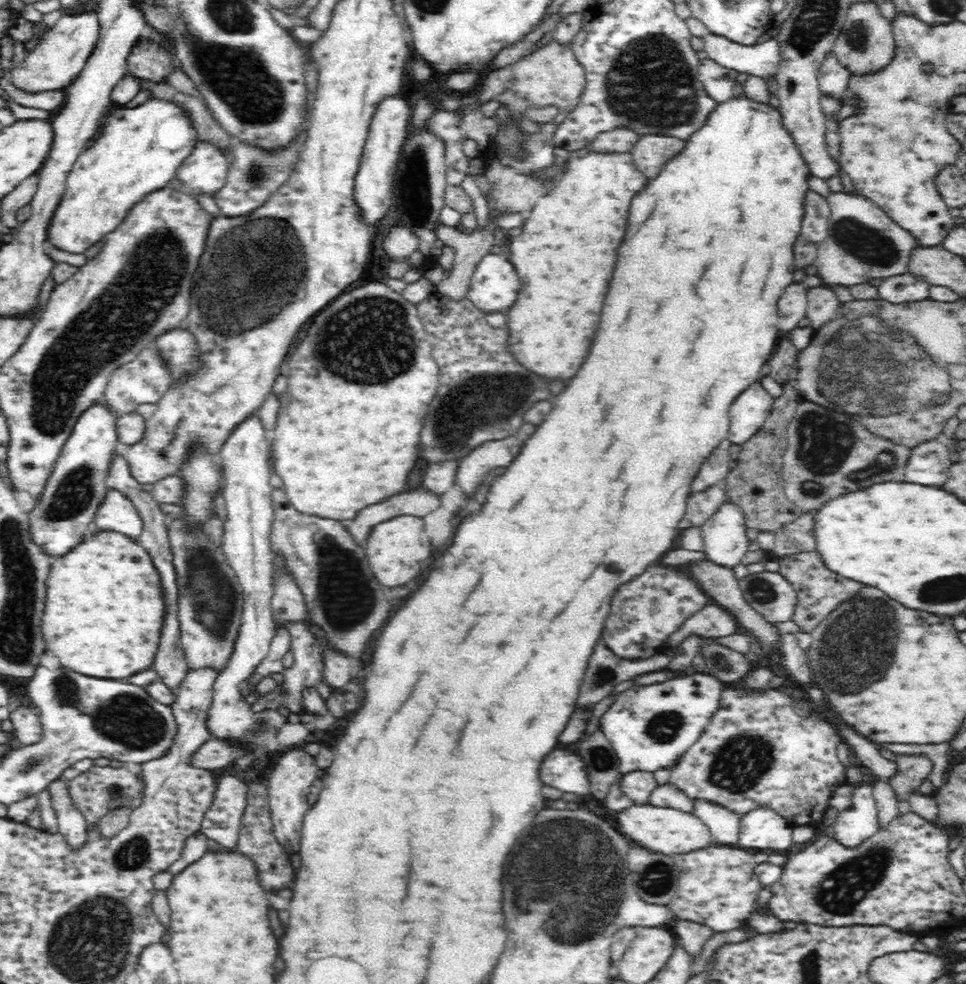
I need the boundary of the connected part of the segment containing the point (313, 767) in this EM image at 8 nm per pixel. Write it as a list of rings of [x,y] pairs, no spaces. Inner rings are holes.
[[[301,749],[286,750],[278,758],[278,762],[272,768],[271,777],[268,778],[267,796],[273,822],[273,831],[277,841],[284,845],[286,851],[291,855],[298,853],[301,845],[301,830],[305,814],[310,810],[310,804],[306,795],[310,792],[310,786],[317,779],[318,771],[314,756]]]

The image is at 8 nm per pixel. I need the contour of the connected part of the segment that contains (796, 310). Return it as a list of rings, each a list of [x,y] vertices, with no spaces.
[[[801,282],[789,284],[777,304],[778,320],[776,329],[786,334],[798,326],[807,313],[807,289]]]

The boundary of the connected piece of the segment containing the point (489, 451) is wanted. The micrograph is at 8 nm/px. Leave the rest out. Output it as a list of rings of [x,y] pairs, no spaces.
[[[524,424],[514,436],[482,443],[472,454],[459,461],[454,484],[464,491],[466,497],[472,498],[484,477],[493,468],[506,468],[514,462],[514,458],[520,454],[524,442],[528,440],[528,436],[534,434],[534,430],[536,426]]]

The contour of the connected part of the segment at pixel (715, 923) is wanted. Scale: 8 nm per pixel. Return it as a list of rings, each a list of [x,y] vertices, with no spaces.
[[[710,846],[674,856],[680,870],[679,885],[667,906],[680,920],[690,920],[709,926],[716,932],[728,932],[747,926],[758,900],[760,880],[755,874],[754,856],[746,850],[728,846]]]

